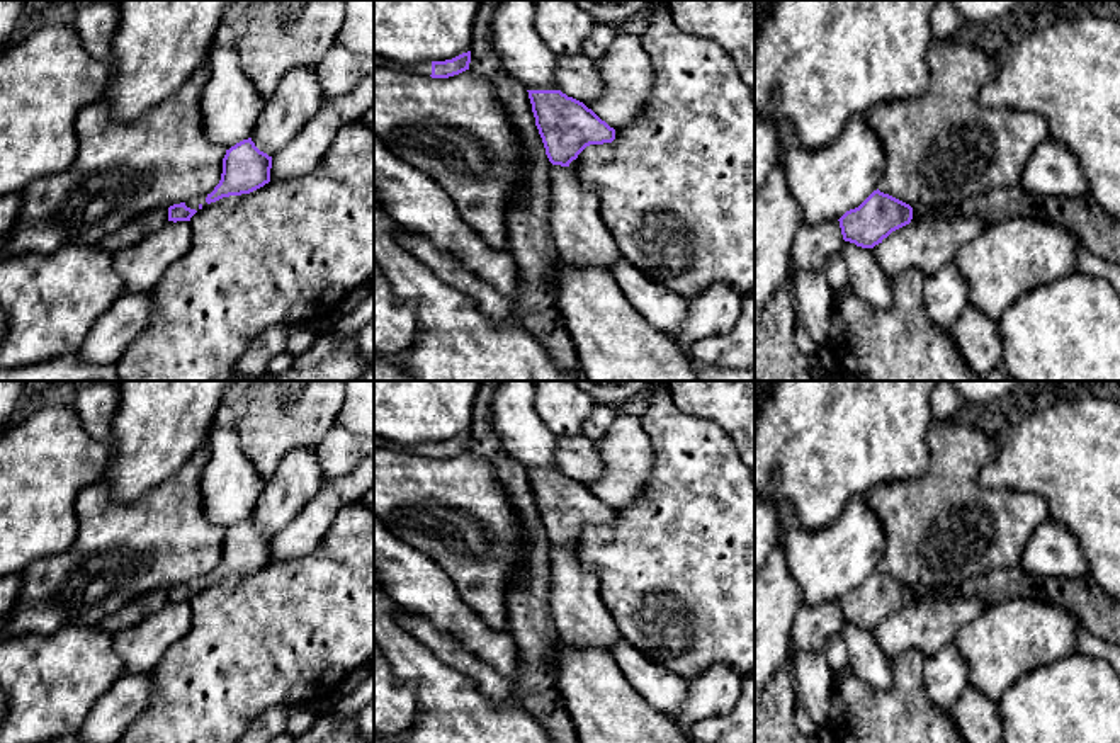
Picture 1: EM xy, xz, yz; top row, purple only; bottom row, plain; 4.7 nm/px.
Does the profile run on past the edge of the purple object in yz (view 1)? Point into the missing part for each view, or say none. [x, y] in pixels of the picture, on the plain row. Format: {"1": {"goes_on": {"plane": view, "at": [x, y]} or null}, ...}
{"1": {"goes_on": null}}

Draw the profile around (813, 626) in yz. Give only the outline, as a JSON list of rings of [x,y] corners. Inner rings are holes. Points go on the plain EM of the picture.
[[[838,600],[802,605],[790,632],[792,653],[823,653],[826,641],[840,634],[843,615]]]

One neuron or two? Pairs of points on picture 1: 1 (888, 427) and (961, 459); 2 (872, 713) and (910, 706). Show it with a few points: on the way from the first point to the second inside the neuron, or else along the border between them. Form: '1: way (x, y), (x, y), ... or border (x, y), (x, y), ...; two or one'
1: border (933, 422), (928, 432), (930, 466), (906, 480); two
2: way (881, 713), (901, 713); one

